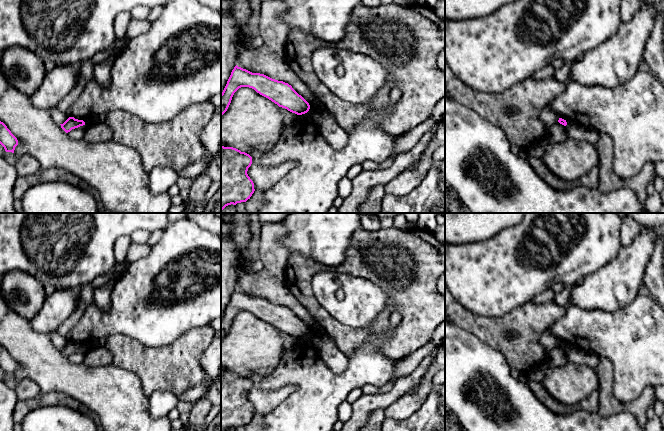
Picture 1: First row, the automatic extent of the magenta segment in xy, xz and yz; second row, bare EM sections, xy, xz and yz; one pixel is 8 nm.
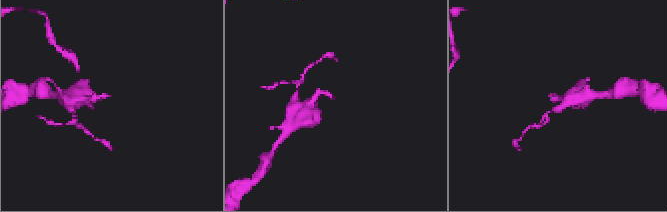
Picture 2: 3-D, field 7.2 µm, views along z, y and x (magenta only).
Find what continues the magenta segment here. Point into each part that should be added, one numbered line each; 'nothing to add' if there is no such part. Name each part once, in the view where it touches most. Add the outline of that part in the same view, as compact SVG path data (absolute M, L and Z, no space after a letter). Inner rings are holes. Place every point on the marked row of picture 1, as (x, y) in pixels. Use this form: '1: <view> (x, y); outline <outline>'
nothing to add

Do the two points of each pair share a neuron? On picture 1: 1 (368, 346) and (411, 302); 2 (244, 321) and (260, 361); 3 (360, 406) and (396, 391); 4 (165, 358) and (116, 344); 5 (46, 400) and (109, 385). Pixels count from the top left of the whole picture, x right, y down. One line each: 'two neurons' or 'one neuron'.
1: two neurons
2: one neuron
3: one neuron
4: one neuron
5: two neurons

